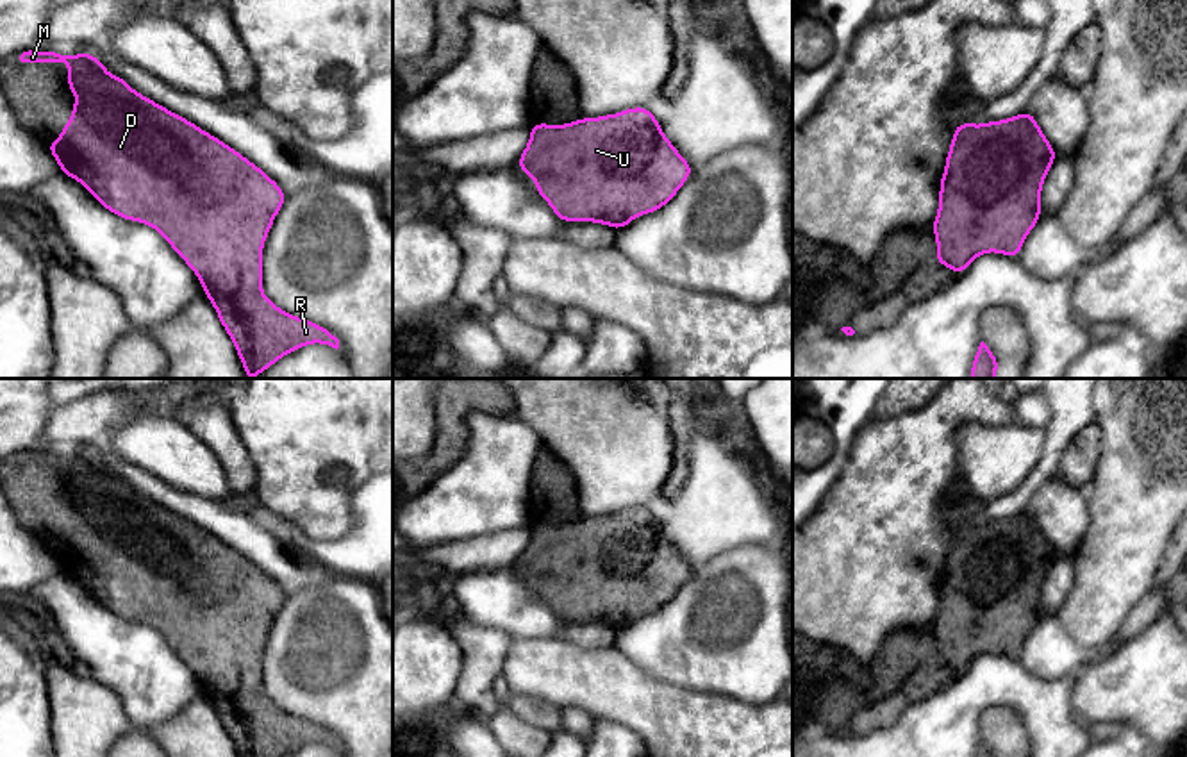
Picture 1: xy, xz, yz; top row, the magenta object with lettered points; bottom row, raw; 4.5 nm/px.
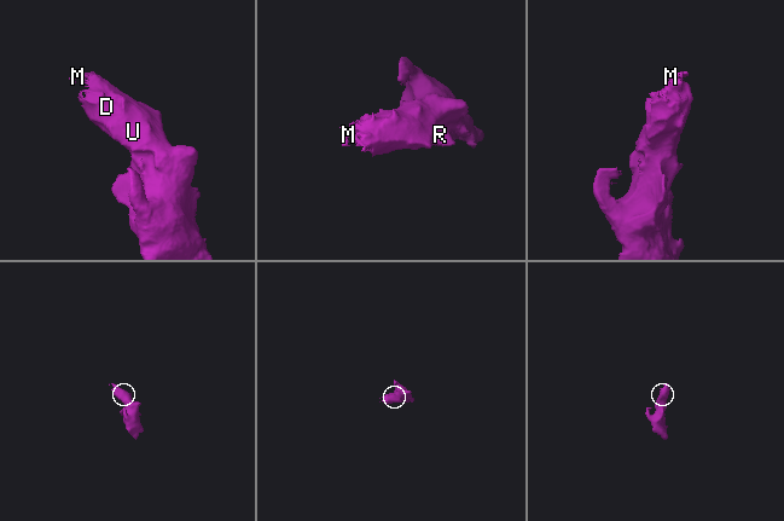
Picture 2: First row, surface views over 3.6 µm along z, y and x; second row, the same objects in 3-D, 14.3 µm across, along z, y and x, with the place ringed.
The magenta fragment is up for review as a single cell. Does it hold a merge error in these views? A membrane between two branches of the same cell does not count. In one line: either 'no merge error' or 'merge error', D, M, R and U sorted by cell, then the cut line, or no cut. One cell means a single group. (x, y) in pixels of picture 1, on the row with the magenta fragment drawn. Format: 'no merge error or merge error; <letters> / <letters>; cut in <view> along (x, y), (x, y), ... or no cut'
no merge error; D M R U; no cut

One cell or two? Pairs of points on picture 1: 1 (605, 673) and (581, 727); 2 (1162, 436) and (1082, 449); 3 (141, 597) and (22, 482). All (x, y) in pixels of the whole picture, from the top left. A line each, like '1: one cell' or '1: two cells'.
1: two cells
2: two cells
3: one cell

